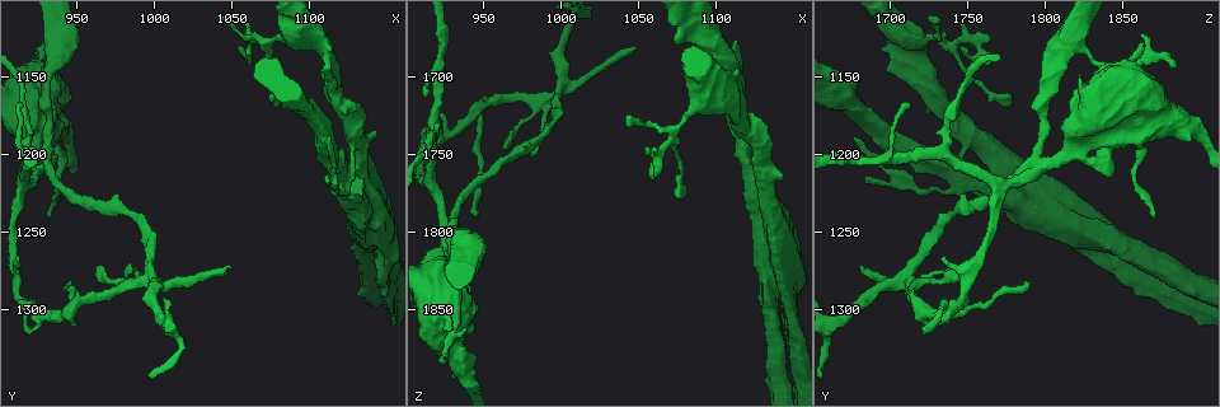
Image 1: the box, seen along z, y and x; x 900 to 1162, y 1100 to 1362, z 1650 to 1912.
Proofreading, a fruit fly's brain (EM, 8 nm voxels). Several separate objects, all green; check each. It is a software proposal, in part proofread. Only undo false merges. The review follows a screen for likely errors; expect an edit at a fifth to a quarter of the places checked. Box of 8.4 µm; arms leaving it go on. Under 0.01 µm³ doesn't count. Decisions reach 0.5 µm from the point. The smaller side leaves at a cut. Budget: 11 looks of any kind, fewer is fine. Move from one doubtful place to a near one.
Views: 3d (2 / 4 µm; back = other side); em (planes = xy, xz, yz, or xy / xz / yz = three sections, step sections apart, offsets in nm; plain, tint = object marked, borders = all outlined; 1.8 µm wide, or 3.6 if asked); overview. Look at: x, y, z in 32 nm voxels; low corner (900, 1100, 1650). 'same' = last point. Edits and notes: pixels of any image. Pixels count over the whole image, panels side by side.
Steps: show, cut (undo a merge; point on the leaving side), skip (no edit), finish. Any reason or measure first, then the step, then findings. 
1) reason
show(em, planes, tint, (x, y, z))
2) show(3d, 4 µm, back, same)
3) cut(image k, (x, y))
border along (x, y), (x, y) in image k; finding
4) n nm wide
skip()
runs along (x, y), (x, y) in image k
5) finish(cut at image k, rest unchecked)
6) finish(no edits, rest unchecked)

sharp bend
show(em, planes, tint, (996, 1276, 1712))

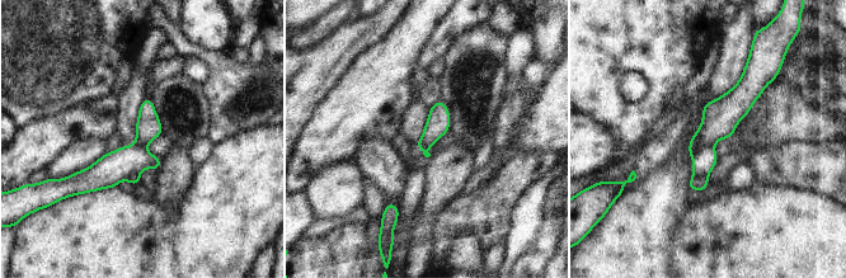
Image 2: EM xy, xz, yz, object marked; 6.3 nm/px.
cut(image 2, (720, 117))
a second neuron is stuck on

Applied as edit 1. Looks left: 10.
show(overview)

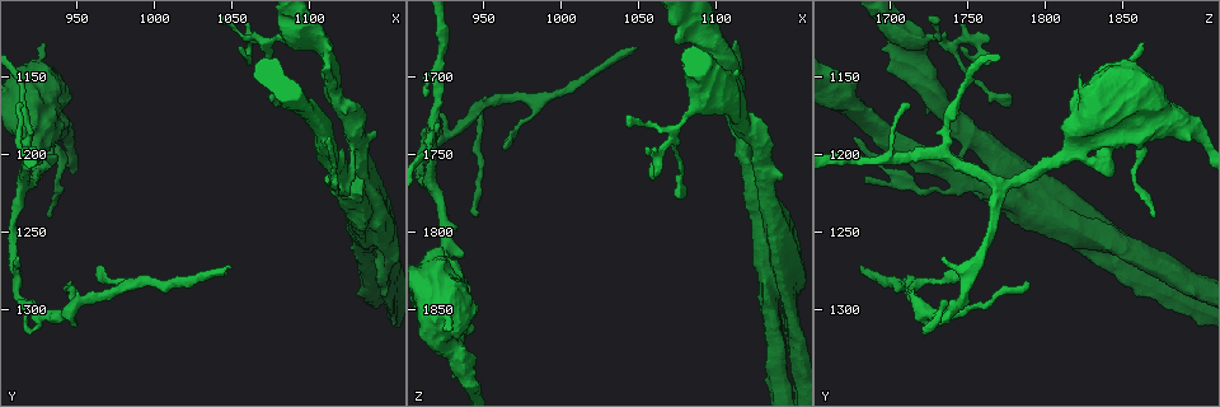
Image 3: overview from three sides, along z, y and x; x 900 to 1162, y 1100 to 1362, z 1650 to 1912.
a fork
show(3d, 4 µm, (940, 1300, 1726))

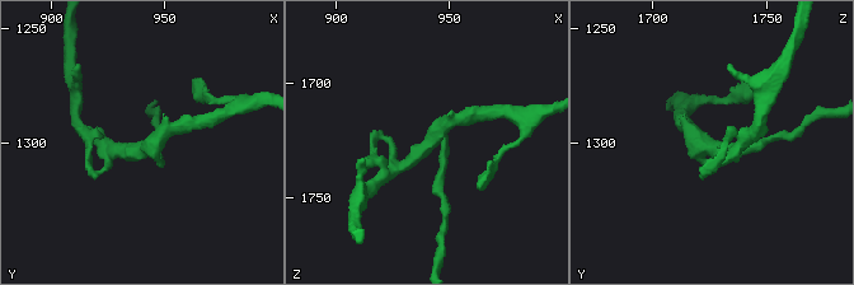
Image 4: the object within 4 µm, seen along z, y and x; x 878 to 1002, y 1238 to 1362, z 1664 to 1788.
3 arms; now the EM
show(em, planes, plain, (941, 1302, 1726))

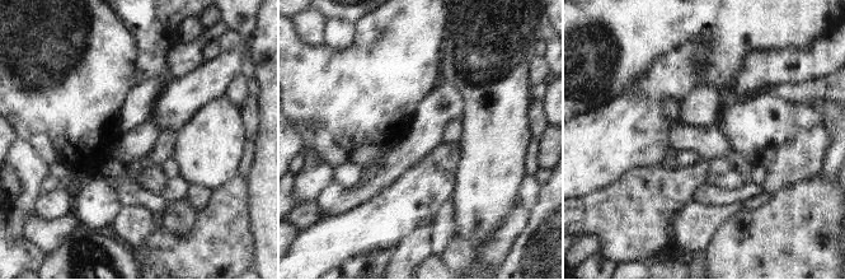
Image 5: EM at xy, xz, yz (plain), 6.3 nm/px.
where the object lies
show(em, planes, tint, same)

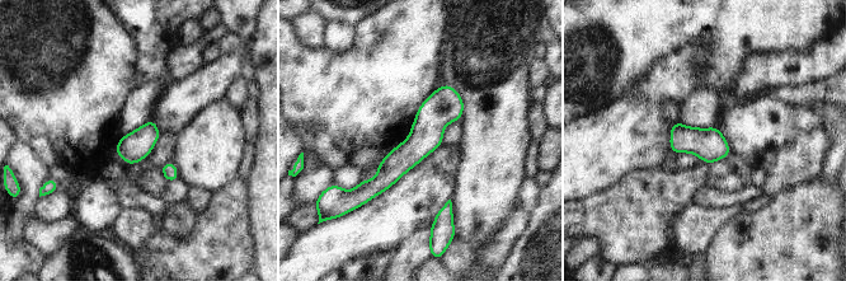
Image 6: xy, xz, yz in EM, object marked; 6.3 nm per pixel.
skip()
runs along (451, 90), (426, 135), (362, 188) in image 6; continuous, no second neuron

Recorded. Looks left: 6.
show(3d, 4 µm, (1138, 1222, 1796))

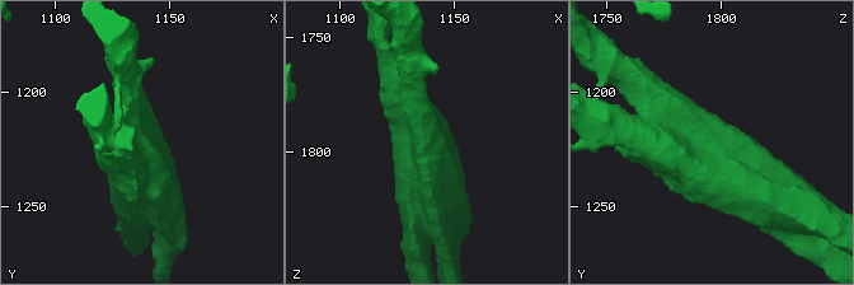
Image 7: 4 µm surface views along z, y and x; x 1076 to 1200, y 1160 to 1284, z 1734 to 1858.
show(em, 3.6 µm, planes, tint, (1140, 1223, 1797))

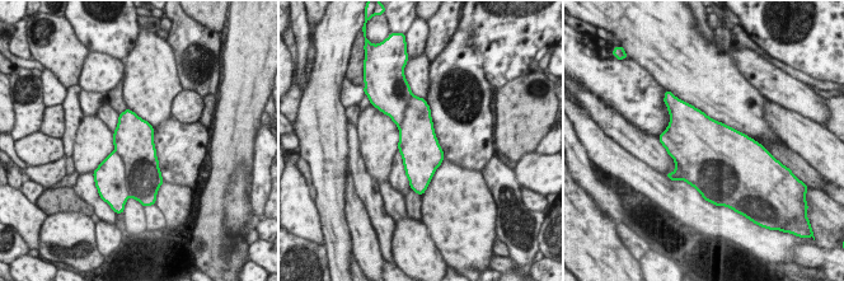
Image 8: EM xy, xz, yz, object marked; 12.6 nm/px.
cut(image 8, (109, 177))
border along (115, 150), (122, 160), (127, 186) in image 8; a second neuron is stuck on

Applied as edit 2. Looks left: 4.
finish(cut at image 2, cut at image 8, rest unchecked)

